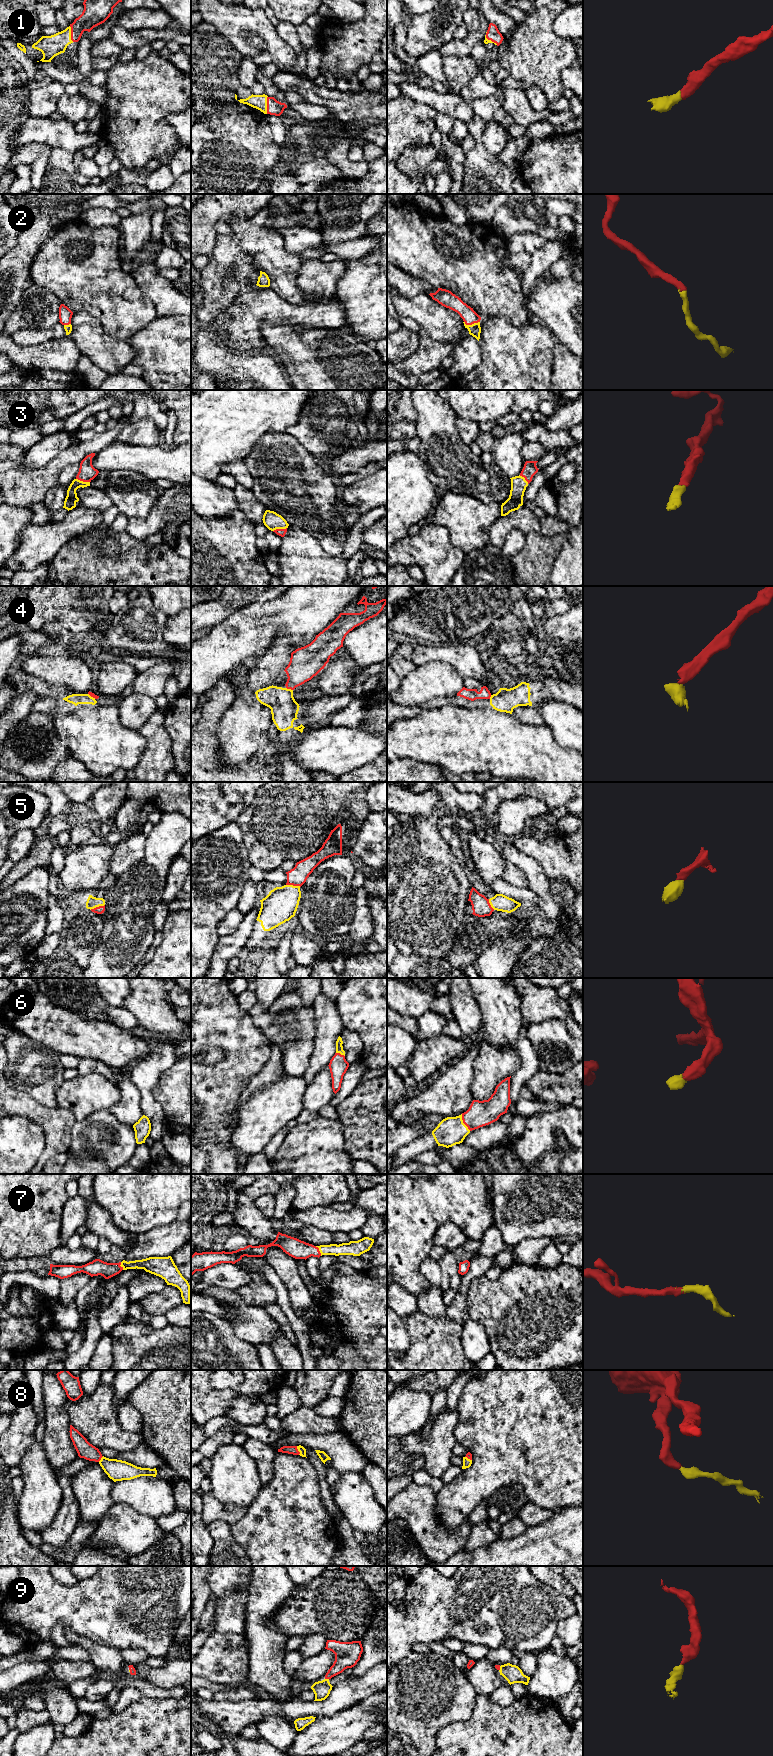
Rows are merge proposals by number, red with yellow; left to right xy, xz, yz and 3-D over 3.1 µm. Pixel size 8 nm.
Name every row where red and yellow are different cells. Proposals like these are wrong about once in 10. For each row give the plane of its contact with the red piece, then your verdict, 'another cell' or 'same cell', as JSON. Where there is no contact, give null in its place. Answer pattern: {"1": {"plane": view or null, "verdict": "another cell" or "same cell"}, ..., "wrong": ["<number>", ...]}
{"1": {"plane": "xz", "verdict": "same cell"}, "2": {"plane": "yz", "verdict": "same cell"}, "3": {"plane": "xy", "verdict": "same cell"}, "4": {"plane": "xz", "verdict": "another cell"}, "5": {"plane": "xy", "verdict": "same cell"}, "6": {"plane": "yz", "verdict": "same cell"}, "7": {"plane": "xz", "verdict": "same cell"}, "8": {"plane": "xz", "verdict": "same cell"}, "9": {"plane": "xz", "verdict": "same cell"}, "wrong": ["4"]}

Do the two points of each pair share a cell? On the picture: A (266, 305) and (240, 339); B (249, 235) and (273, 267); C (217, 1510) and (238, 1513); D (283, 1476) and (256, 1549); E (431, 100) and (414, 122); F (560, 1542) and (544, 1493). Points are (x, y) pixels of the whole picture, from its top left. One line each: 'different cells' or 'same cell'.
A: same cell
B: same cell
C: same cell
D: same cell
E: different cells
F: different cells

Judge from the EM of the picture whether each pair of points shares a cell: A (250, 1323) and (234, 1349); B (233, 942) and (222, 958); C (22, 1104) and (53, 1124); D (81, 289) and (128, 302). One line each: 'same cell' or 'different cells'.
A: different cells
B: same cell
C: same cell
D: same cell

